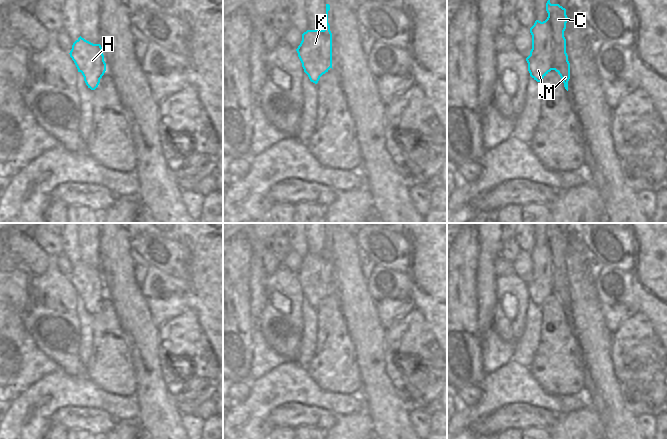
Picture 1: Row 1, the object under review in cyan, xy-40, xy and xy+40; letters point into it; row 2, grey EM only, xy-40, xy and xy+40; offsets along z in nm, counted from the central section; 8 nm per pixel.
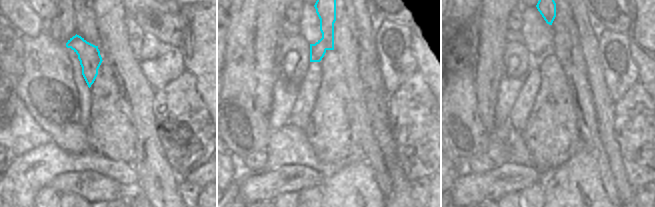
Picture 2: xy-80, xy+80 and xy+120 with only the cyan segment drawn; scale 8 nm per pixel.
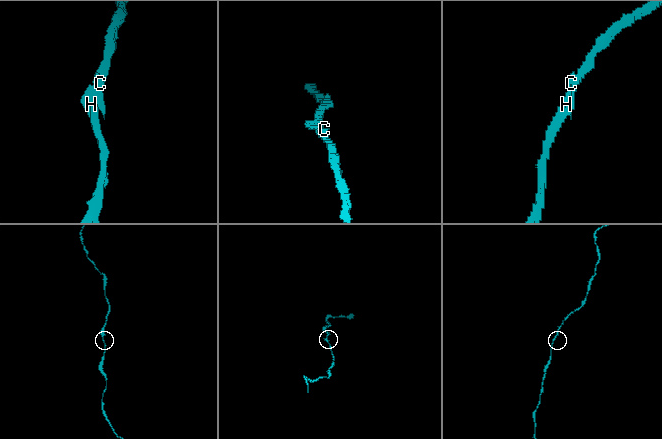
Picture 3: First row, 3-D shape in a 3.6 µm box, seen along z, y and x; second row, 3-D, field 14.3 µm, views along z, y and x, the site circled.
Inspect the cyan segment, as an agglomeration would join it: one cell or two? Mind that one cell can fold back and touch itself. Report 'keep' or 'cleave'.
keep

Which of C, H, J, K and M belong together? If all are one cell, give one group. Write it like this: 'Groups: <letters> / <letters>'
Groups: C H J K M.

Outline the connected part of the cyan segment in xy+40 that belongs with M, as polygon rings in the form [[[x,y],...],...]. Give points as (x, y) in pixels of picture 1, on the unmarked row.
[[[548,223],[546,235],[548,237],[547,243],[543,246],[536,244],[530,252],[532,273],[526,282],[528,295],[534,304],[542,306],[542,303],[551,294],[555,294],[568,315],[570,287],[564,261],[568,245],[566,233],[559,228],[551,228]]]

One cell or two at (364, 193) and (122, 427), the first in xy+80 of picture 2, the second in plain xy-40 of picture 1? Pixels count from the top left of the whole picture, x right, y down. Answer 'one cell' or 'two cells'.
one cell

